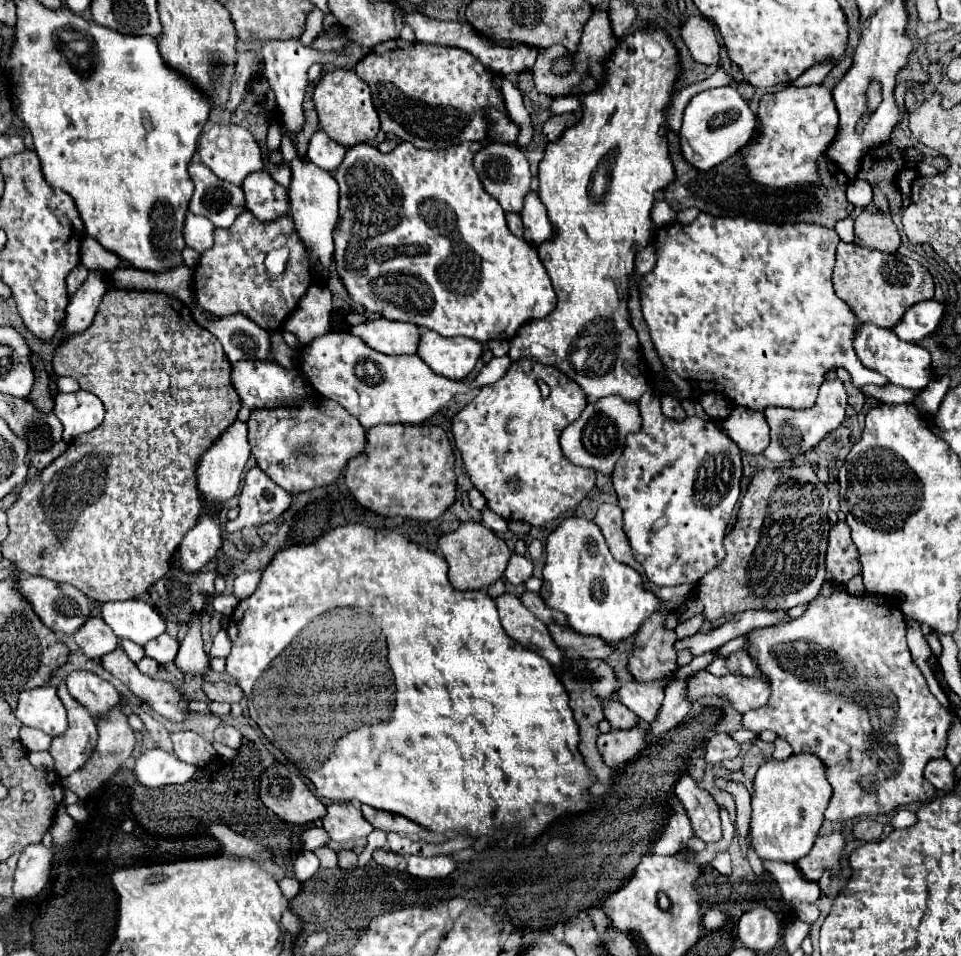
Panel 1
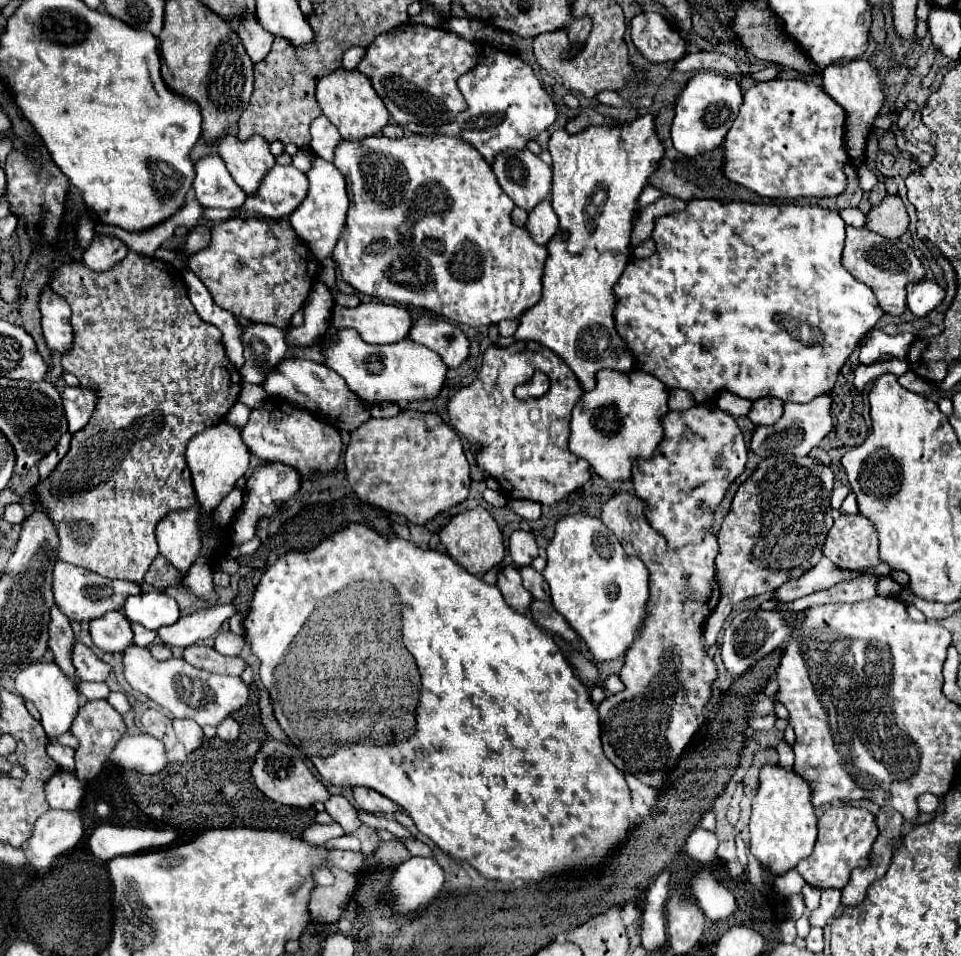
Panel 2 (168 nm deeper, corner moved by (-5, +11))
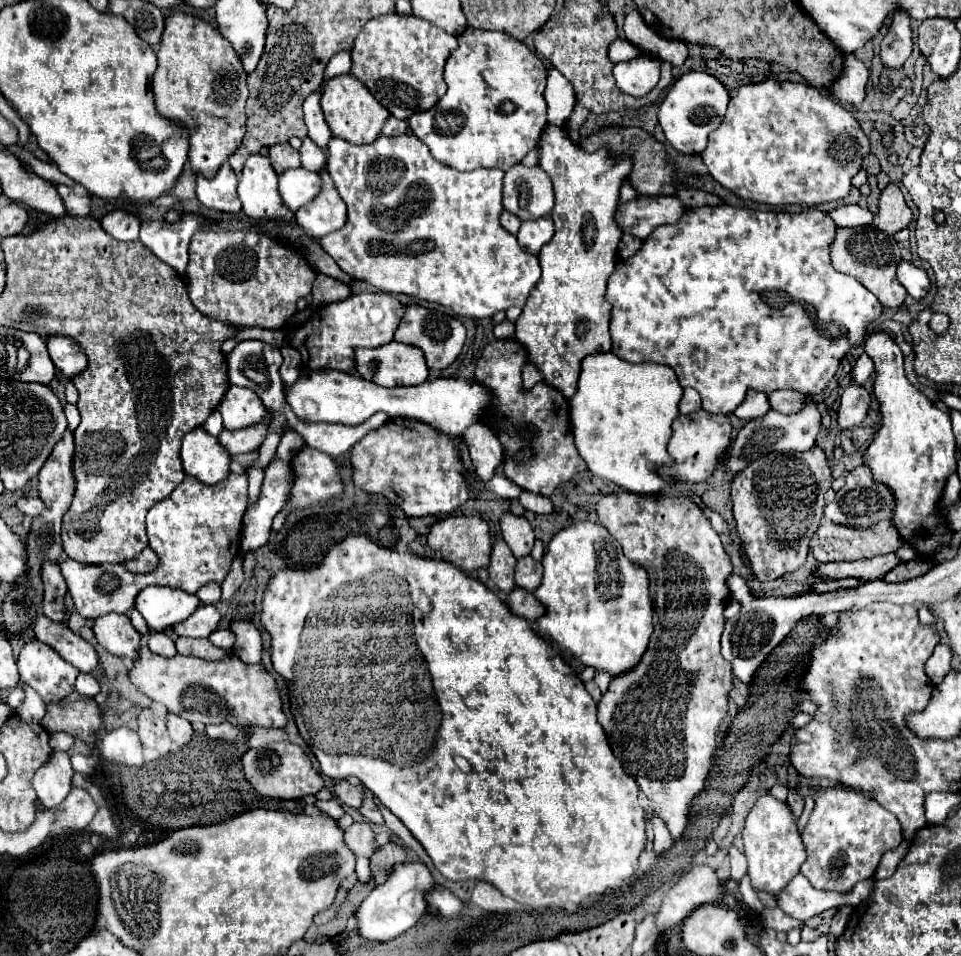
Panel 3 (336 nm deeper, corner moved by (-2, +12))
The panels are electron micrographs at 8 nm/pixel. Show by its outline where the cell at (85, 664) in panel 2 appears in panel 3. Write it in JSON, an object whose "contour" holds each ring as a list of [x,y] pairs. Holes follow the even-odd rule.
{"contour":[[[40,614],[34,622],[34,634],[40,642],[54,648],[66,662],[76,666],[80,672],[94,672],[98,666],[98,654],[92,644],[88,644],[80,634],[74,634],[68,626],[50,622],[44,614]]]}

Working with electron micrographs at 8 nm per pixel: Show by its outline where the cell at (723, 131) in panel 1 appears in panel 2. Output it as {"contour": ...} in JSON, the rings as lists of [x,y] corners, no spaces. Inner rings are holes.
{"contour":[[[713,71],[695,73],[675,101],[675,117],[671,123],[671,139],[675,149],[687,157],[717,149],[723,143],[727,131],[731,129],[739,113],[741,101],[743,93],[733,77],[725,77]]]}

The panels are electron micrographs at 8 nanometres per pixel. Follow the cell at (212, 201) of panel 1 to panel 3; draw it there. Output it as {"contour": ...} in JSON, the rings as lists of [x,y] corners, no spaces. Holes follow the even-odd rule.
{"contour":[[[224,162],[212,178],[206,178],[204,174],[196,176],[196,196],[212,210],[238,212],[242,208],[236,194],[236,174],[228,162]]]}

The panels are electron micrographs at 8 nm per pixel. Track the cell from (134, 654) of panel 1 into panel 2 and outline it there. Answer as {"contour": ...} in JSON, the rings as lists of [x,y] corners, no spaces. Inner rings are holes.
{"contour":[[[131,623],[131,627],[133,627],[133,633],[135,633],[135,645],[149,647],[151,643],[157,641],[157,631],[149,631],[139,623]]]}

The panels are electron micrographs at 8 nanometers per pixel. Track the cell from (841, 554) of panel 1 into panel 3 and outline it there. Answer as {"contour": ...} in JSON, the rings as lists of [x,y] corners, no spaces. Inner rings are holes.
{"contour":[[[822,522],[818,532],[814,534],[814,546],[812,554],[820,562],[836,562],[836,560],[864,560],[864,558],[874,558],[882,556],[888,552],[896,552],[904,542],[894,534],[892,522],[878,522],[870,528],[854,528],[854,526],[842,526],[834,522]]]}

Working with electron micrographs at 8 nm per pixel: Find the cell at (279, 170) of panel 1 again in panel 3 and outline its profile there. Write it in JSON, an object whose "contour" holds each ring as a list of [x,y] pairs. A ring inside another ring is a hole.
{"contour":[[[304,138],[302,148],[300,148],[300,160],[302,160],[302,166],[306,170],[318,172],[326,162],[326,154],[310,138]]]}

